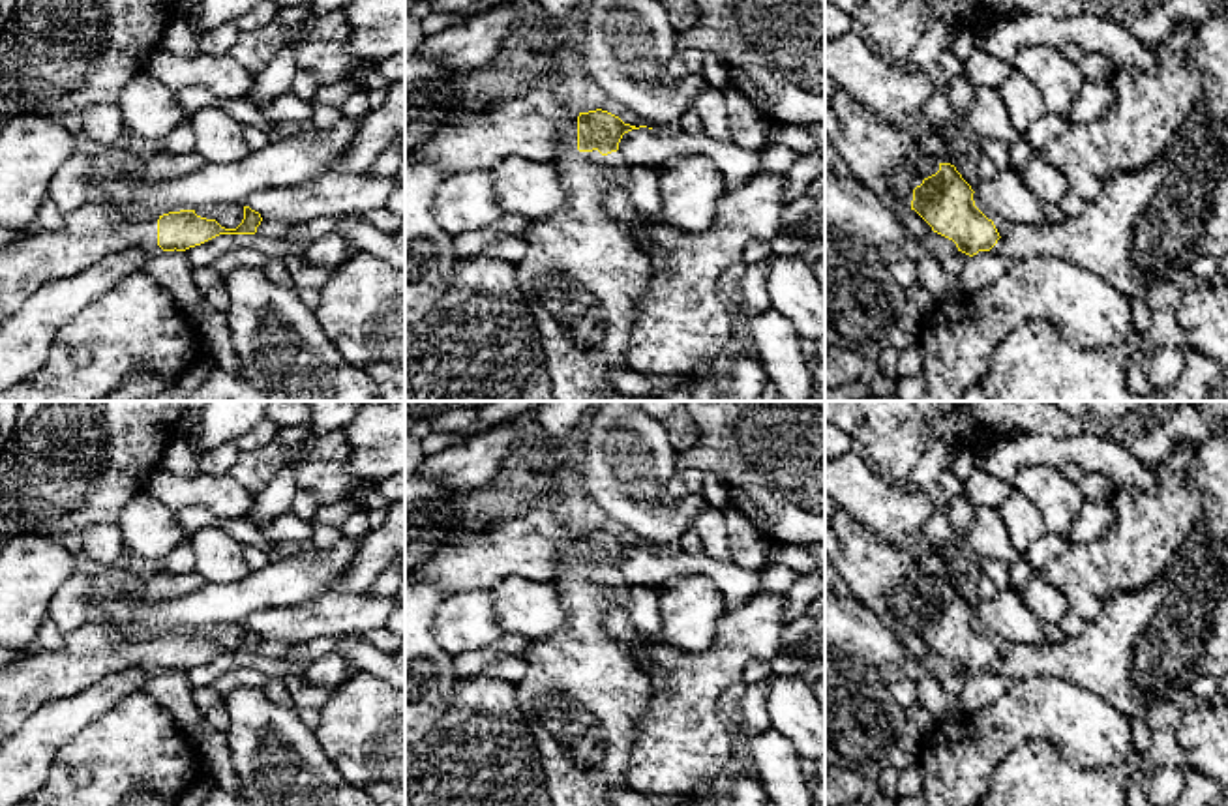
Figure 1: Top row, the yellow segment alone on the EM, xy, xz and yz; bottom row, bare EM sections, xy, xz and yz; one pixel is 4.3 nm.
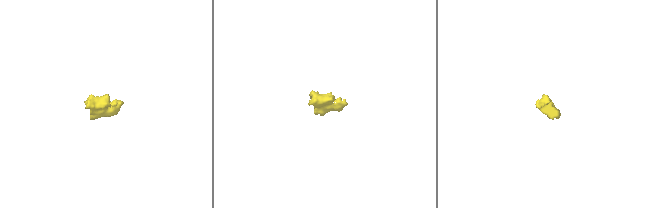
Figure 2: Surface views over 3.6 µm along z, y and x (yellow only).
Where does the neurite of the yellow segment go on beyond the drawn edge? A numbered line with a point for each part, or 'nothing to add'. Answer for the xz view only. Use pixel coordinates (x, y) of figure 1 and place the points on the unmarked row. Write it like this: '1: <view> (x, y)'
1: xz (531, 546)

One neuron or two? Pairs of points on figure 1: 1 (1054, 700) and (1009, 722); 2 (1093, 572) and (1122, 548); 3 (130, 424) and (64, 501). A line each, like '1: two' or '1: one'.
1: one
2: one
3: one

